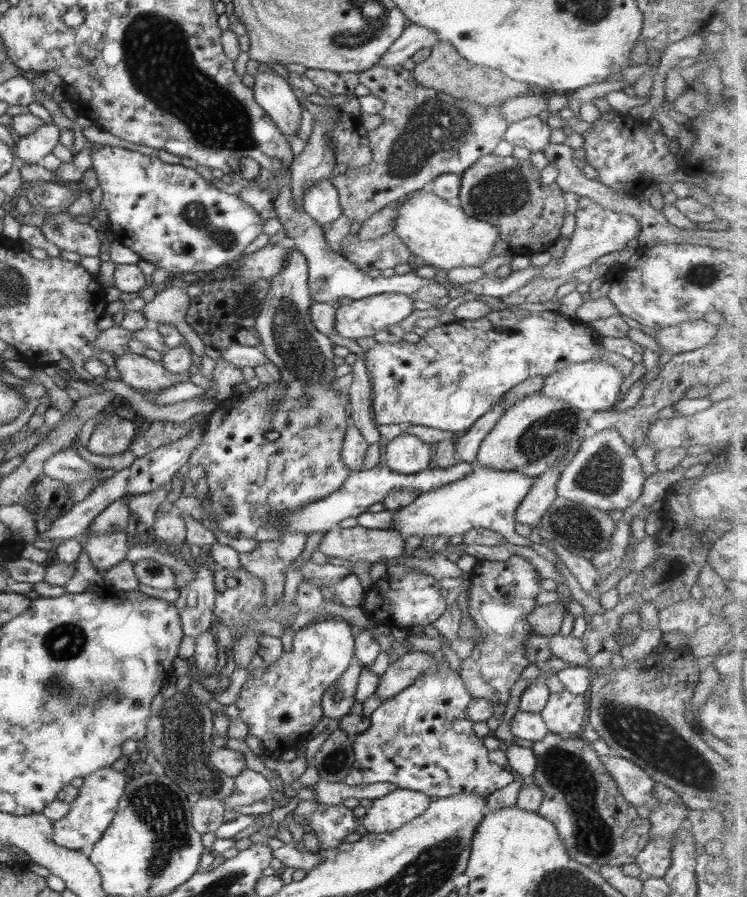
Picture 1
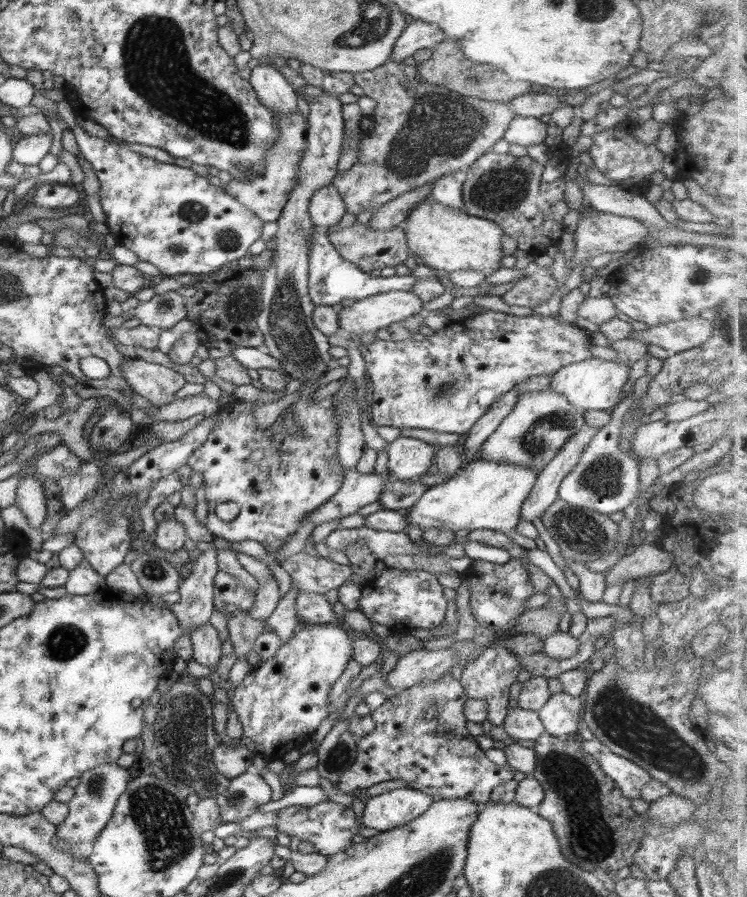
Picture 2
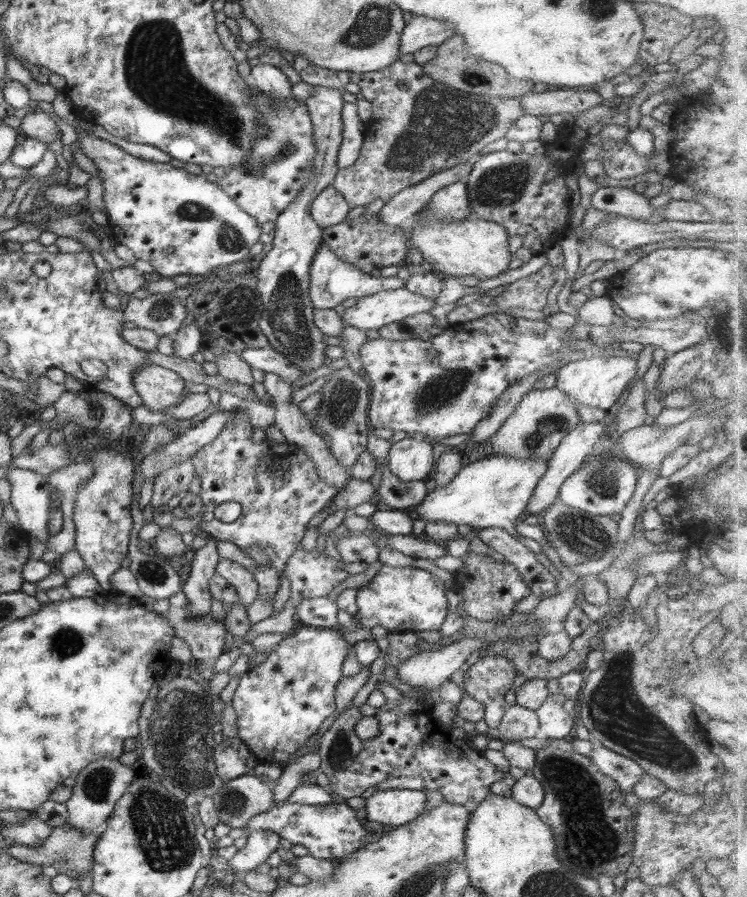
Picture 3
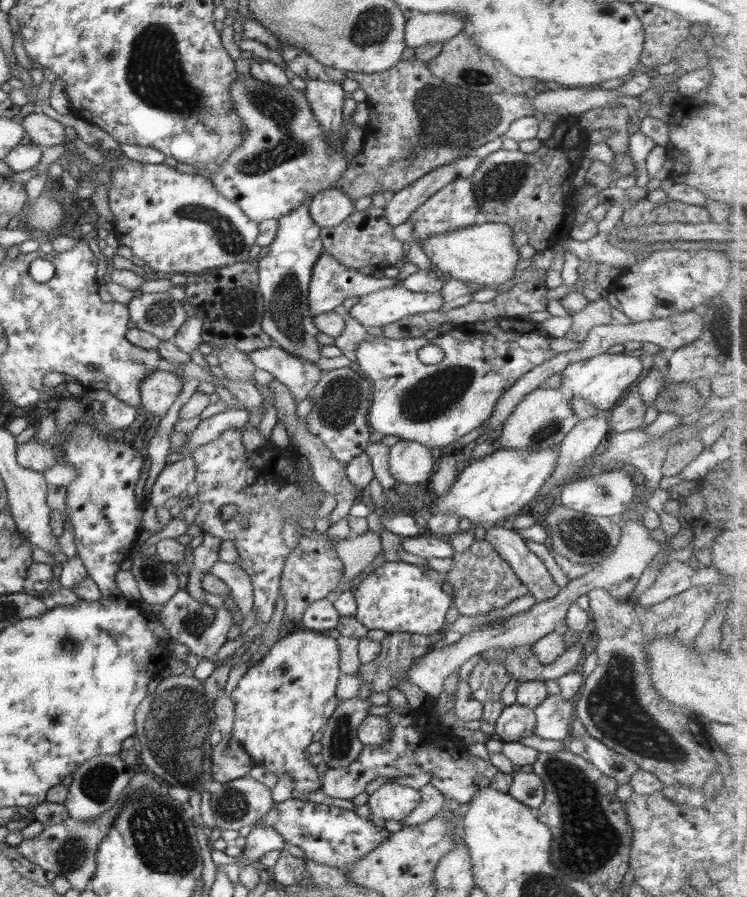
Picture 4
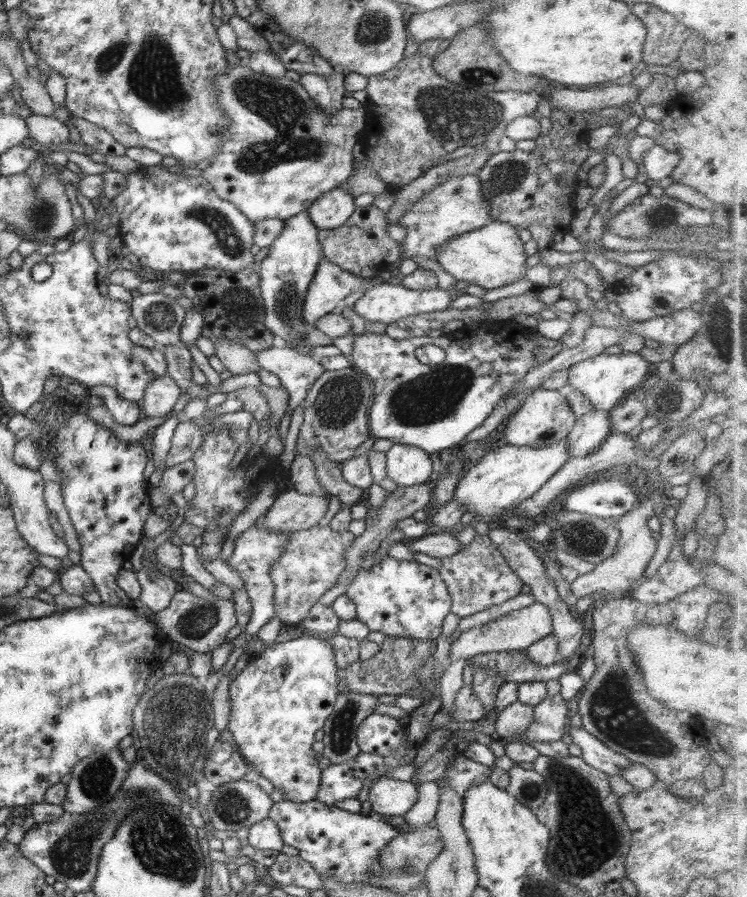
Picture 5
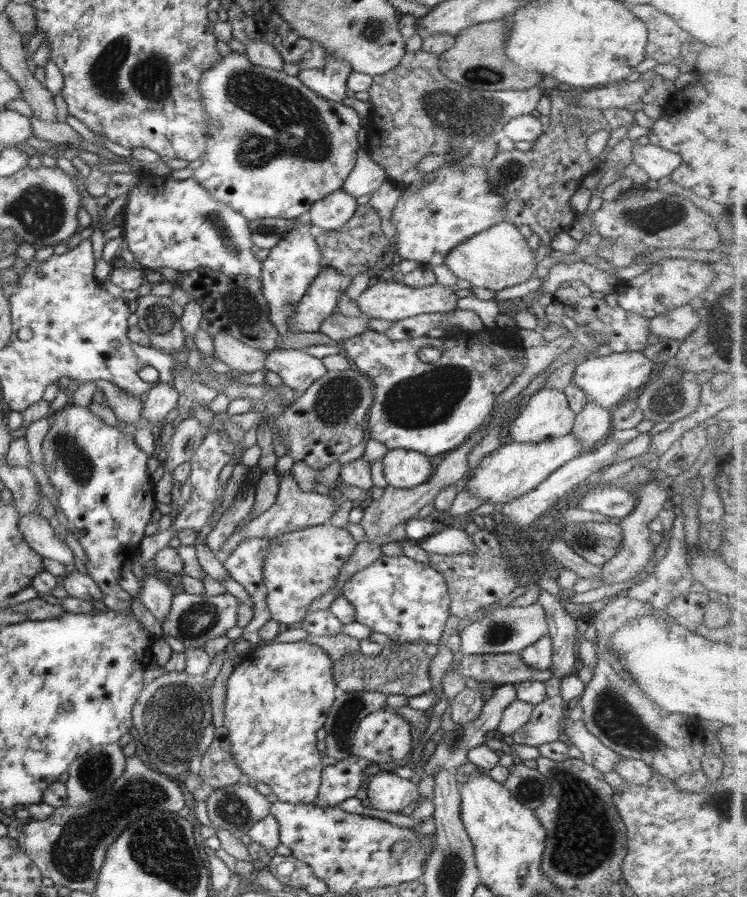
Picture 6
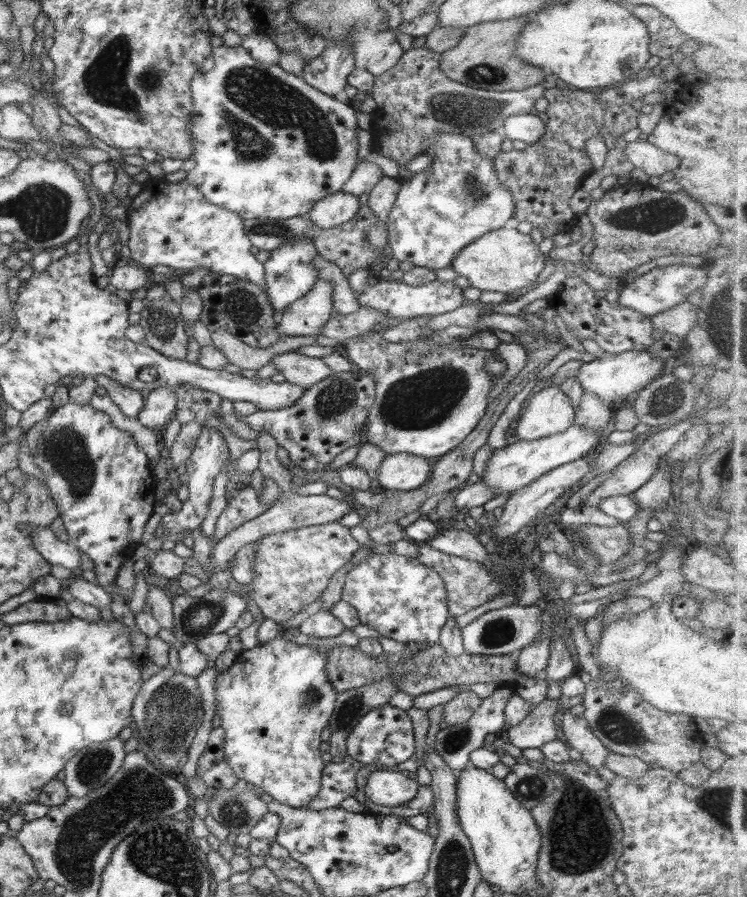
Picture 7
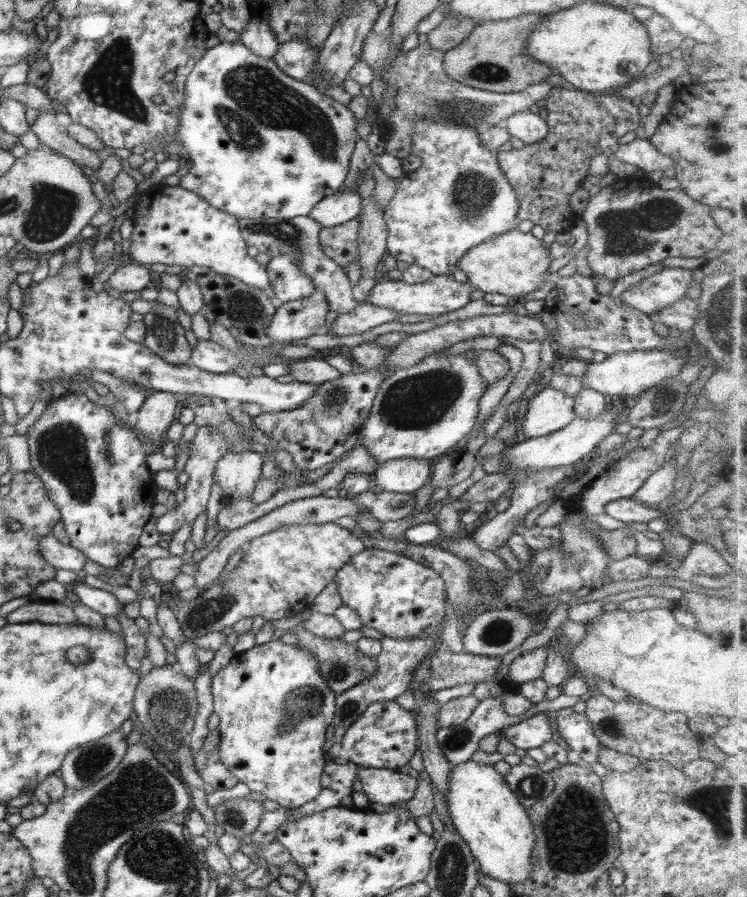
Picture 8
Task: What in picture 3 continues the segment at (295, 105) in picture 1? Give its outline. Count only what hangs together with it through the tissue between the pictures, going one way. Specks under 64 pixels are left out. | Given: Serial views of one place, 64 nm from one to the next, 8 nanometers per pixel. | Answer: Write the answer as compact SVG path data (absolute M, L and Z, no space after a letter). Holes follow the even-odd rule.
M253 62L251 74L247 78L251 88L272 96L293 96L292 83L284 72L272 64Z

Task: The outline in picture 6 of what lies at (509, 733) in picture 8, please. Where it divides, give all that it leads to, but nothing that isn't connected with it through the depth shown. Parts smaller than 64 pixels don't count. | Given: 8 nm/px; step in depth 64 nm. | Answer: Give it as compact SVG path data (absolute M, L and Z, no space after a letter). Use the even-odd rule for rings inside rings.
M560 695L546 697L534 705L530 720L524 723L508 741L516 744L538 747L546 742L554 742L562 734L560 722L568 704Z

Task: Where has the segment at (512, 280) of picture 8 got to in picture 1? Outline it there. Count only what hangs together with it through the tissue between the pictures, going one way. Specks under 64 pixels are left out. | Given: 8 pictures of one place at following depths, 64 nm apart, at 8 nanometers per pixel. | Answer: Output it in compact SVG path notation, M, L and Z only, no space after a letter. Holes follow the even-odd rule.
M429 188L414 191L399 201L392 231L420 264L447 271L460 266L482 266L492 257L491 250L499 238L498 229L493 224L468 216L461 207L440 198Z

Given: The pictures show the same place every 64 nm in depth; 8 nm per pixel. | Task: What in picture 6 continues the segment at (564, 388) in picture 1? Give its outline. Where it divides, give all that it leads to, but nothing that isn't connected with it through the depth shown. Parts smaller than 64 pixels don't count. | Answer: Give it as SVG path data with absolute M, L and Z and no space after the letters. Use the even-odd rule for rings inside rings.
M613 352L598 358L591 355L589 359L584 358L576 366L572 382L576 387L582 389L594 403L604 409L611 410L626 401L631 390L642 390L656 376L659 367L648 360L643 352Z

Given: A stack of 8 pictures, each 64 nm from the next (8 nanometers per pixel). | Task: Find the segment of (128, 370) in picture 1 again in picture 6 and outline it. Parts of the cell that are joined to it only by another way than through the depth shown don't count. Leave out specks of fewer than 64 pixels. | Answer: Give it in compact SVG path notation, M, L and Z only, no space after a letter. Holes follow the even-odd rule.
M156 382L143 397L141 418L152 423L162 421L169 412L178 408L178 398L179 394L173 384Z

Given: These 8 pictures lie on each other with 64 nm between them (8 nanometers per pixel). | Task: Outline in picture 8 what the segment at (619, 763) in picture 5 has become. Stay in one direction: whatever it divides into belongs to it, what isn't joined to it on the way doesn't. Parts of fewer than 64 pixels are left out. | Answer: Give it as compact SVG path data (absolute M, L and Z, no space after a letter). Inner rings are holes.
M572 708L560 709L556 715L560 736L581 756L583 764L599 762L599 750L603 748L594 734L591 722L585 713L576 713Z

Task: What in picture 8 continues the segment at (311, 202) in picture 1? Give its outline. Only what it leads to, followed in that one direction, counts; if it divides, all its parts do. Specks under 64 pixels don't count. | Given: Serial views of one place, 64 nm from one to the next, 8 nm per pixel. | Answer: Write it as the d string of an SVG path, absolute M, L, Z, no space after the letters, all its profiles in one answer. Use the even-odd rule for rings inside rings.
M356 190L338 191L317 202L308 216L322 227L330 228L356 218L361 214L363 205L364 201Z

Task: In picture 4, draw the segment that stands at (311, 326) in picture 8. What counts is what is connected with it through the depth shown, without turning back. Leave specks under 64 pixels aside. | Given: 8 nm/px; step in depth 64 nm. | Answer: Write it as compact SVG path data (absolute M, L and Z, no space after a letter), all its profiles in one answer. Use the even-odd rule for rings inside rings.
M324 252L314 263L307 297L310 310L314 316L323 312L333 311L334 308L340 306L346 298L352 298L352 296L361 297L376 290L382 290L388 286L396 286L398 284L400 284L400 280L396 278L374 278L372 275L364 274L359 270L348 268Z

